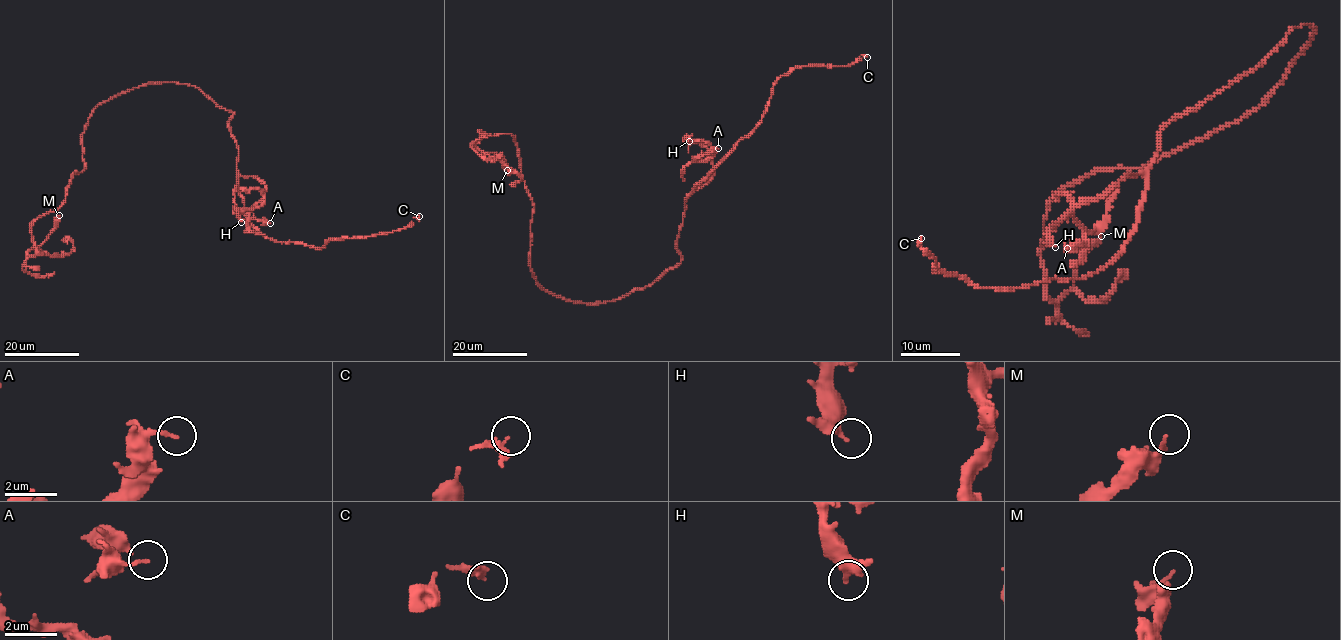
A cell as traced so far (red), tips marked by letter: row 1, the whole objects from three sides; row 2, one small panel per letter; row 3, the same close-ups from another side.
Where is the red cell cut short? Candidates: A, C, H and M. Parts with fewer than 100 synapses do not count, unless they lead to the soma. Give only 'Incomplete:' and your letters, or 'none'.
Incomplete: none

